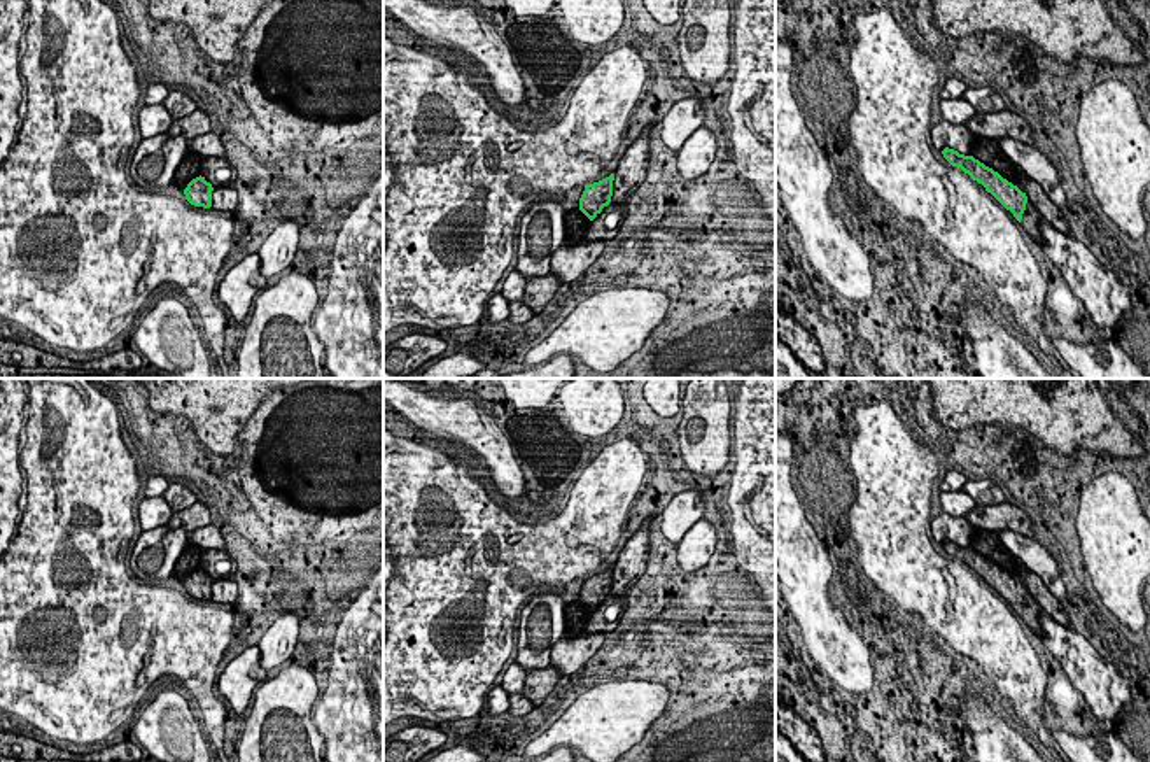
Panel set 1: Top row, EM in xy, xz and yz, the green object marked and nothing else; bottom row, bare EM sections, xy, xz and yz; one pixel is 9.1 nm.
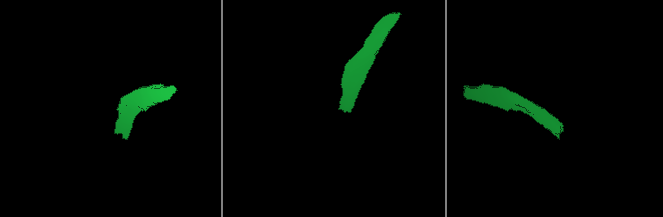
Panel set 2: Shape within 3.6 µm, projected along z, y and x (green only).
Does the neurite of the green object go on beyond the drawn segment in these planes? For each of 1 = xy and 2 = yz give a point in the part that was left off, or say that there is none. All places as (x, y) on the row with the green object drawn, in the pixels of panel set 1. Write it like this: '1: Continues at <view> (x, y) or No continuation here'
1: No continuation here
2: Continues at yz (1031, 218)

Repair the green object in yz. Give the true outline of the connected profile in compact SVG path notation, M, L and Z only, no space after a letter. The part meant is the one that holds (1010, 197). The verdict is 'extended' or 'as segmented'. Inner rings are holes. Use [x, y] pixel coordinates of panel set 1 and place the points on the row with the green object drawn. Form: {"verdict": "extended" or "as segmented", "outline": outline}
{"verdict": "extended", "outline": "M945 147L942 154L952 166L961 168L973 180L982 184L987 193L991 193L1006 210L1010 210L1038 245L1043 243L1040 233L1040 222L1043 217L1033 205L1027 203L1026 193L973 156L959 154L949 147Z"}

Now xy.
{"verdict": "as segmented", "outline": "M205 177L193 179L184 189L186 200L194 207L210 208L212 207L212 184Z"}

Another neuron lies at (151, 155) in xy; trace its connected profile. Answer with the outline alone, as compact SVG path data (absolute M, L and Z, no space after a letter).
M159 133L144 138L131 161L133 184L142 191L159 191L172 184L177 166L189 152L189 140Z

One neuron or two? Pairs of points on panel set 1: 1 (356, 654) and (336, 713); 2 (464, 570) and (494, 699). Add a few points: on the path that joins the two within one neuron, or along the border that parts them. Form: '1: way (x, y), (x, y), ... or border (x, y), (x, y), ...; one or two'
1: way (356, 668), (350, 699); one
2: border (492, 687), (485, 699); two

